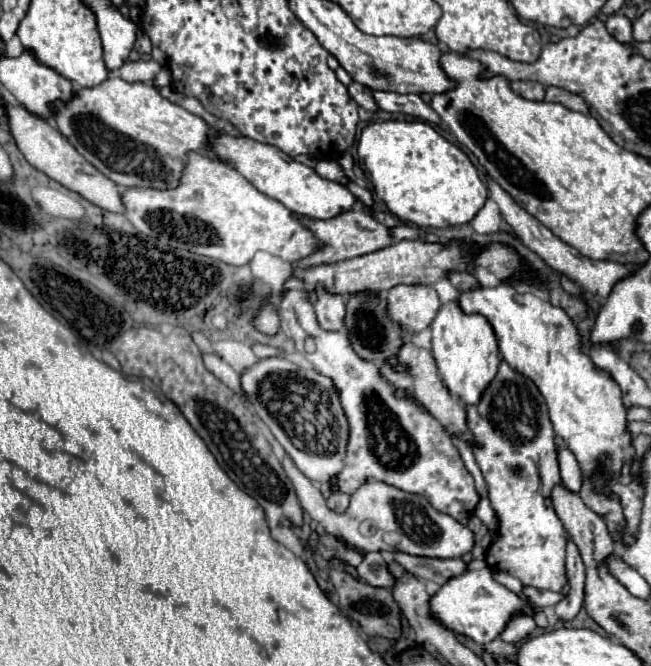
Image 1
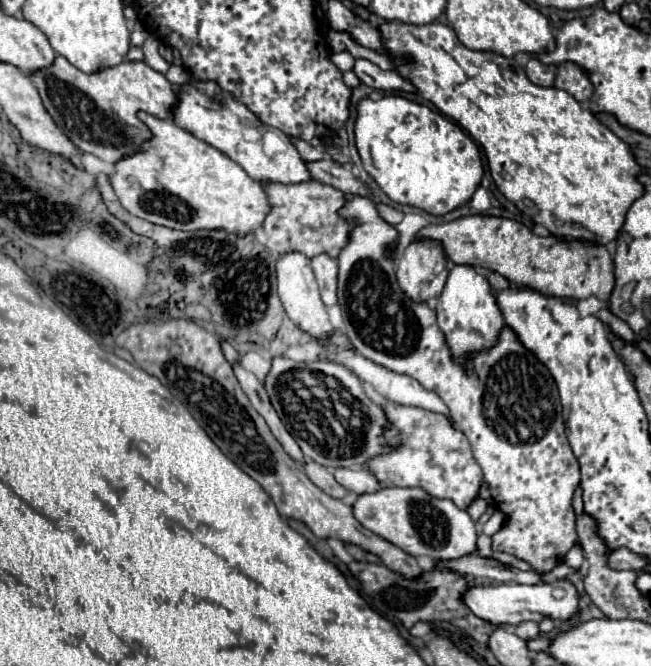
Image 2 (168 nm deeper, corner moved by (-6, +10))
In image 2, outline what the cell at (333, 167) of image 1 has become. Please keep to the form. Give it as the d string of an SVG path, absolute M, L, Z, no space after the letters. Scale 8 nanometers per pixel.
M291 140L291 142L297 146L297 150L299 150L299 154L301 154L301 158L305 162L317 162L317 160L323 160L325 158L325 152L321 150L321 146L313 148L311 144L307 144L303 140Z

